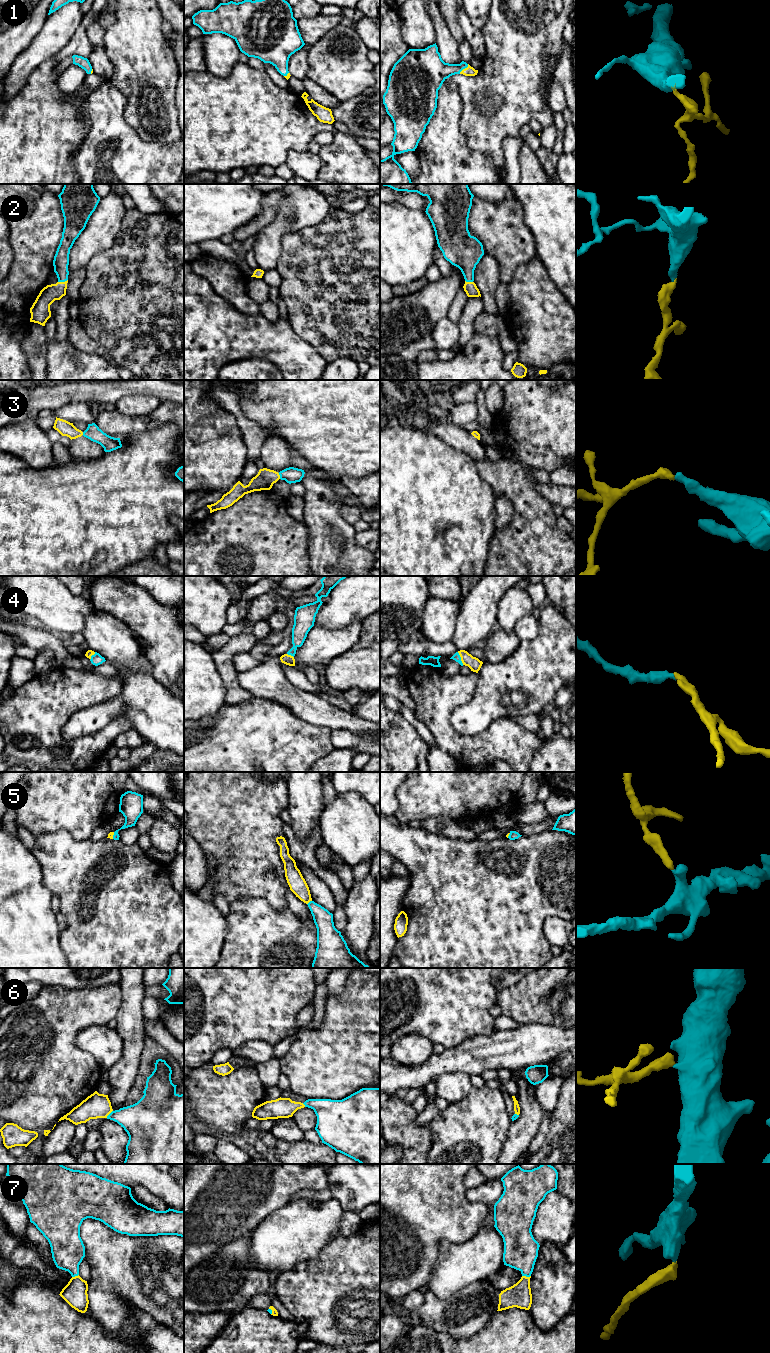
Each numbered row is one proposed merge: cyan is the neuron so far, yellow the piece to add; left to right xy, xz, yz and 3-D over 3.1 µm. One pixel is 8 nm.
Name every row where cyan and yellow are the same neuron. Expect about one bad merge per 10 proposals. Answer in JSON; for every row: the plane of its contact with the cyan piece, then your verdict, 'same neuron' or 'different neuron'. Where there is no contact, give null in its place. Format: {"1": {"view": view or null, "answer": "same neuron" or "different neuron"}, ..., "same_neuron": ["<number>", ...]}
{"1": {"view": "yz", "answer": "same neuron"}, "2": {"view": "xy", "answer": "same neuron"}, "3": {"view": "xz", "answer": "same neuron"}, "4": {"view": "yz", "answer": "same neuron"}, "5": {"view": "xz", "answer": "same neuron"}, "6": {"view": "xy", "answer": "same neuron"}, "7": {"view": "yz", "answer": "same neuron"}, "same_neuron": ["1", "2", "3", "4", "5", "6", "7"]}

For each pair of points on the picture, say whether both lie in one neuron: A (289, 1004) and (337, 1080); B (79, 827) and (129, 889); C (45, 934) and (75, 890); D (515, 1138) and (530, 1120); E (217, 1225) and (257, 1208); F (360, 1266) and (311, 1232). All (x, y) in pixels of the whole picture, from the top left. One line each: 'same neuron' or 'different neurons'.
A: different neurons
B: different neurons
C: different neurons
D: same neuron
E: same neuron
F: different neurons

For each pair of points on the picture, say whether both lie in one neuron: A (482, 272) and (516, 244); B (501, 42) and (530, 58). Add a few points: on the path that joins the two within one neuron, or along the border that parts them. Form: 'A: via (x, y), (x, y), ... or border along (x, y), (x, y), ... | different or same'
A: border along (484, 253), (495, 259), (499, 282) | different
B: via (508, 43), (523, 58) | same

